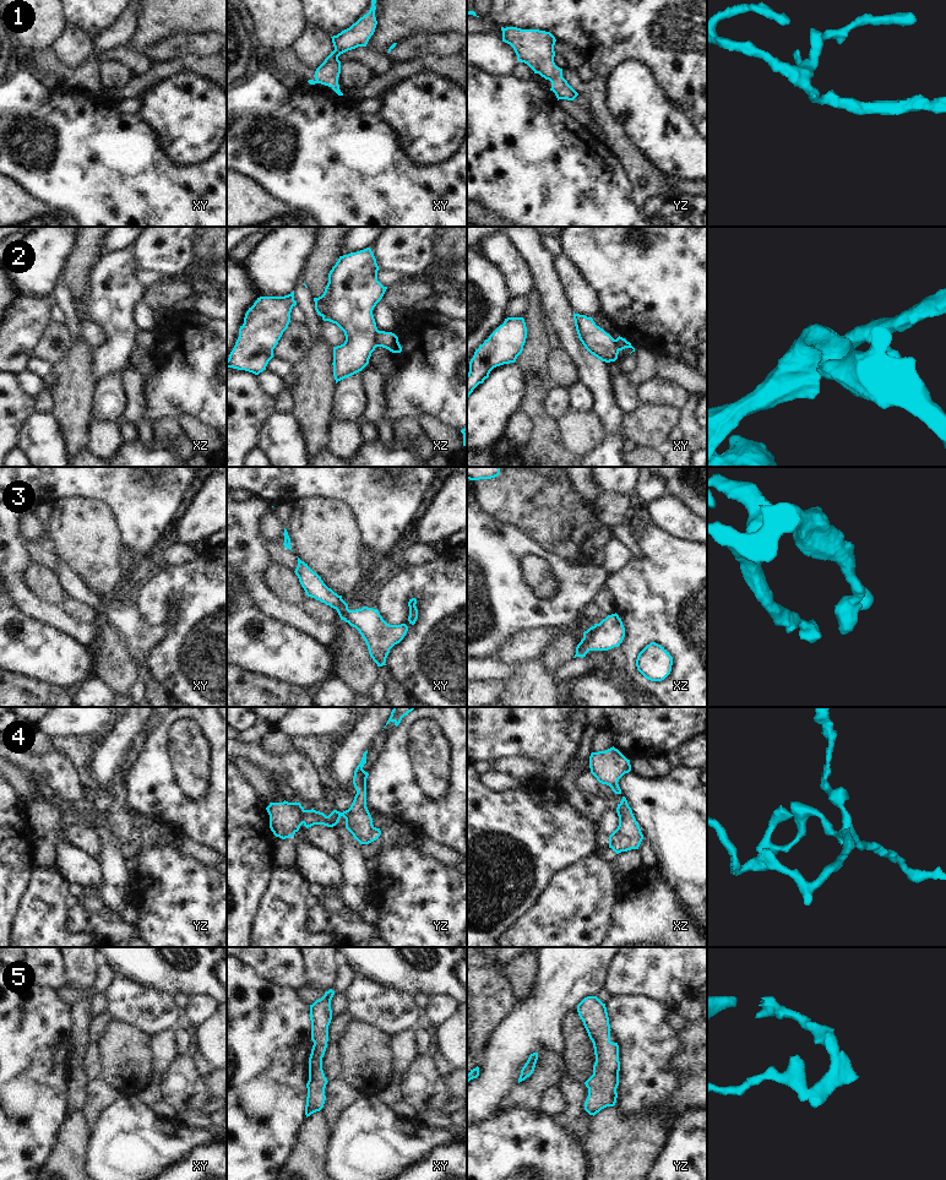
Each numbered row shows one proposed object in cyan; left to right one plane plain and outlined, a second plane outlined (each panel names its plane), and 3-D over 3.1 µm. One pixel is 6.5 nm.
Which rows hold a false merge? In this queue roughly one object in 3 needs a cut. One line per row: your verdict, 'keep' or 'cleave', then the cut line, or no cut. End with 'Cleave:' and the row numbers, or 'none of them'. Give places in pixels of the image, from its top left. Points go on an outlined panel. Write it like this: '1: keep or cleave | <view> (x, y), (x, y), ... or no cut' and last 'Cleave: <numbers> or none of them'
1: keep | no cut
2: cleave | xz (378, 330), (375, 346)
3: keep | no cut
4: keep | no cut
5: keep | no cut
Cleave: 2

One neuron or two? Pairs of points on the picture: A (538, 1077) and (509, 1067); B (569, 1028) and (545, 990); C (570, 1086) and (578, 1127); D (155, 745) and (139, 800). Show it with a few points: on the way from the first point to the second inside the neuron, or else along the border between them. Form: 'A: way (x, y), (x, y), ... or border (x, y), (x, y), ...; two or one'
A: border (518, 1083), (500, 1105); two
B: border (576, 1006), (564, 1015), (563, 1039), (559, 1044); two
C: way (575, 1096), (575, 1118); one
D: way (153, 759), (151, 783), (147, 787); one

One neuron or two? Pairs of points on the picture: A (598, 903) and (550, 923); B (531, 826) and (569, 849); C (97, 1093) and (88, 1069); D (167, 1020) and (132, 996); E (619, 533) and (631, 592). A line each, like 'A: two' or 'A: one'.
A: one
B: one
C: two
D: one
E: two

